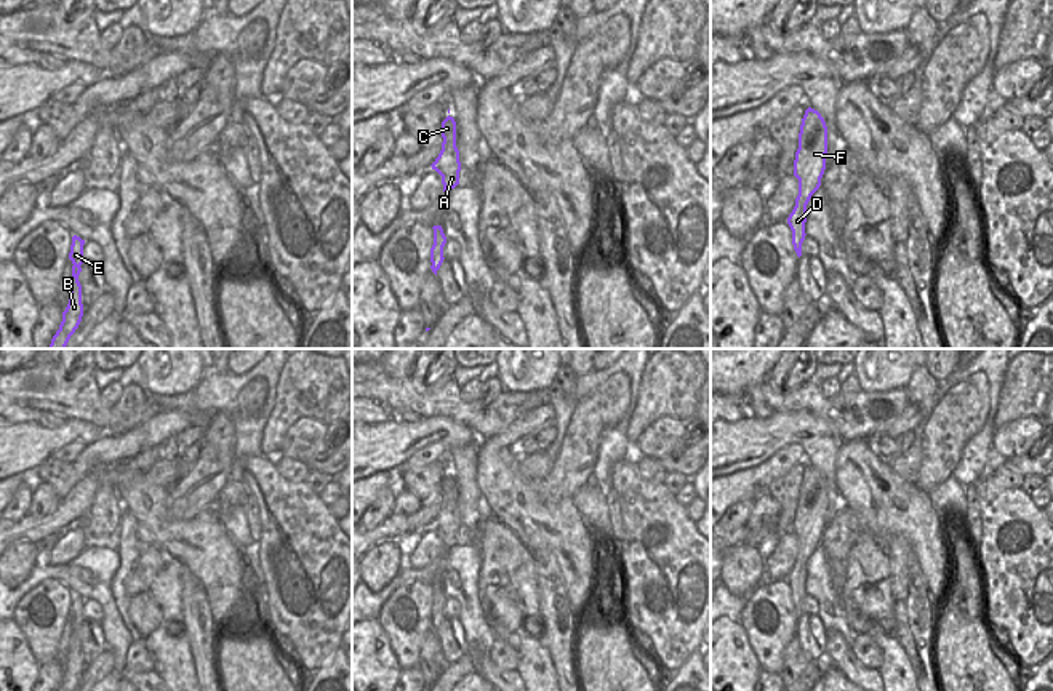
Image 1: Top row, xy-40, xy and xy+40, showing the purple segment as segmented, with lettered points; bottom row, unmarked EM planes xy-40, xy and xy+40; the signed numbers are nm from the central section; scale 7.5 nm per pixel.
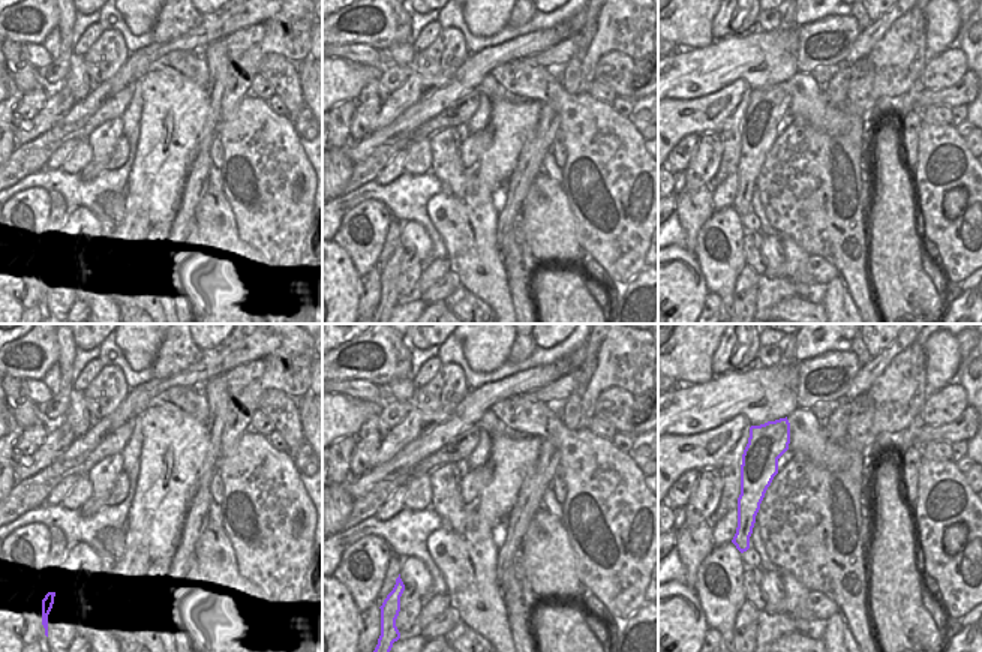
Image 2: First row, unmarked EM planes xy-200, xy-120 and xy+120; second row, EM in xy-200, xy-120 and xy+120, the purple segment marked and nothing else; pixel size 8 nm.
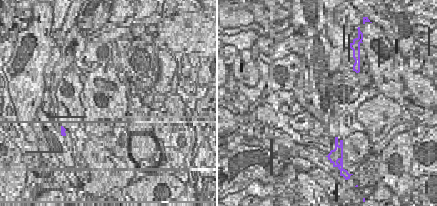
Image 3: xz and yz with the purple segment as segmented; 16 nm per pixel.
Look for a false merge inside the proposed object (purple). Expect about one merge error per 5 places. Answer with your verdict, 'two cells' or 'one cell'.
one cell

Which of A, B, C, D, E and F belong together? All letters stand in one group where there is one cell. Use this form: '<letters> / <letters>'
A B C D E F

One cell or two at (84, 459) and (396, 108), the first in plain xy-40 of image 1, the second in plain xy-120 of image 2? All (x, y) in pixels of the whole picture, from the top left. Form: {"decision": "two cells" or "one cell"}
{"decision": "one cell"}

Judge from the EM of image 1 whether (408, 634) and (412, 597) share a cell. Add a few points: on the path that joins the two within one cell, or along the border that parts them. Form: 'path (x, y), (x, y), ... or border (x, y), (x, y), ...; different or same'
path (415, 626), (412, 623), (412, 607); same

